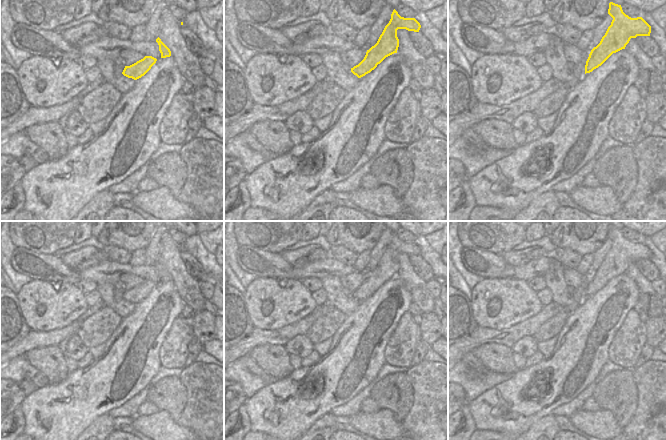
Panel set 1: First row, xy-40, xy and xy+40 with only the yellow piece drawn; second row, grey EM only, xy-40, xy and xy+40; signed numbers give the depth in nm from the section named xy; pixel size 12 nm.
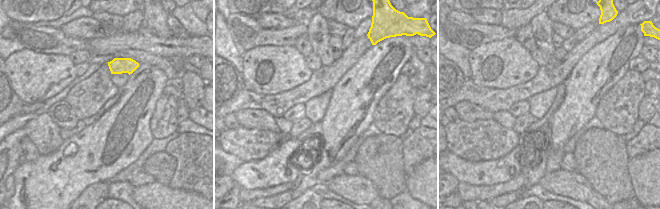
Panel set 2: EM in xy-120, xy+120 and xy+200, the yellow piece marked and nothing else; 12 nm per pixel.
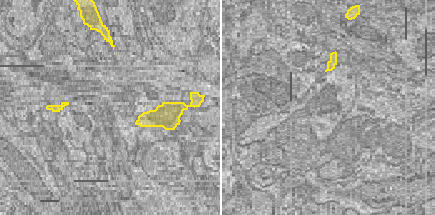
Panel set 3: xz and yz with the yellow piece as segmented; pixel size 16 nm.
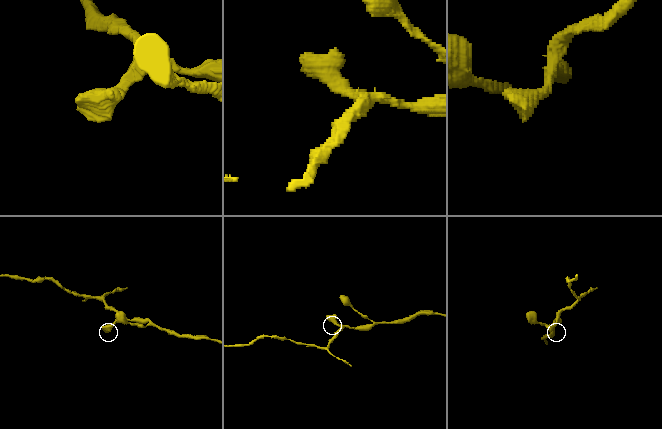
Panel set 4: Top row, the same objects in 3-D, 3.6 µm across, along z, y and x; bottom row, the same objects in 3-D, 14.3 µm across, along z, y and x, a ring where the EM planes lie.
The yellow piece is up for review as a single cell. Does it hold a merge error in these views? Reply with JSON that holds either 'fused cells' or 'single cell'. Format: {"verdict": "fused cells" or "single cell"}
{"verdict": "single cell"}

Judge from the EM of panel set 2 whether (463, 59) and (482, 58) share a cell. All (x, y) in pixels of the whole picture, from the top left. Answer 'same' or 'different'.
different

